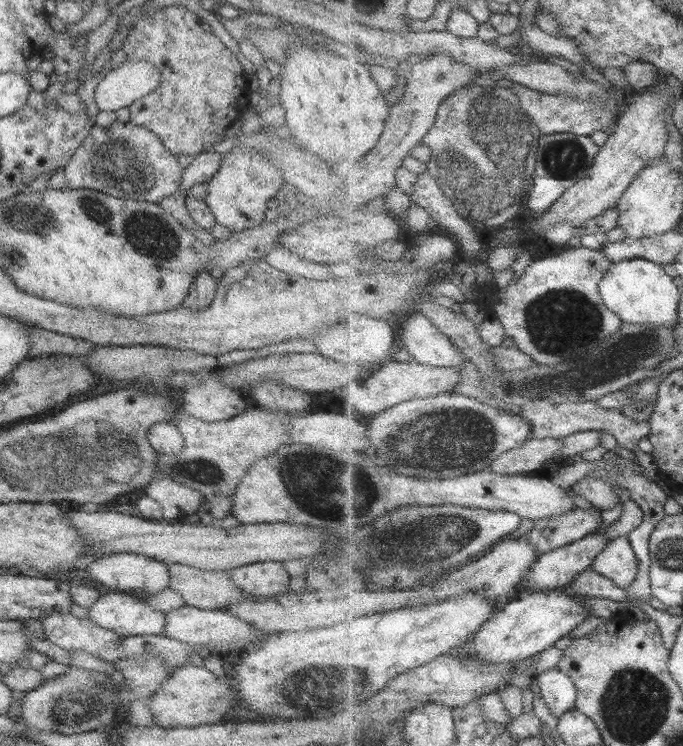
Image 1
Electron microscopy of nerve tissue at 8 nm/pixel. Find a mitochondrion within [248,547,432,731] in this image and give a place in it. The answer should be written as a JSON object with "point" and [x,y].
{"point":[289,686]}

